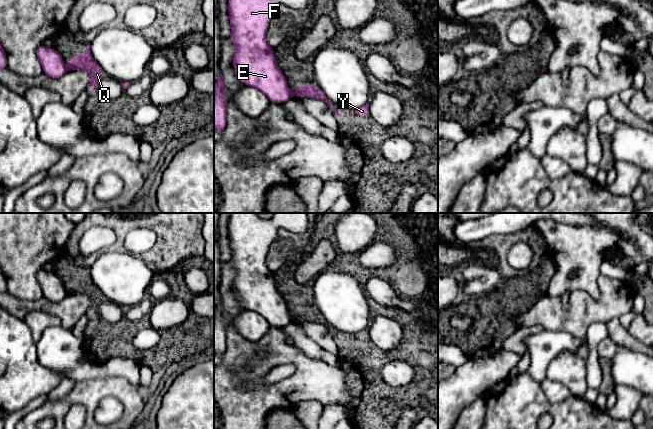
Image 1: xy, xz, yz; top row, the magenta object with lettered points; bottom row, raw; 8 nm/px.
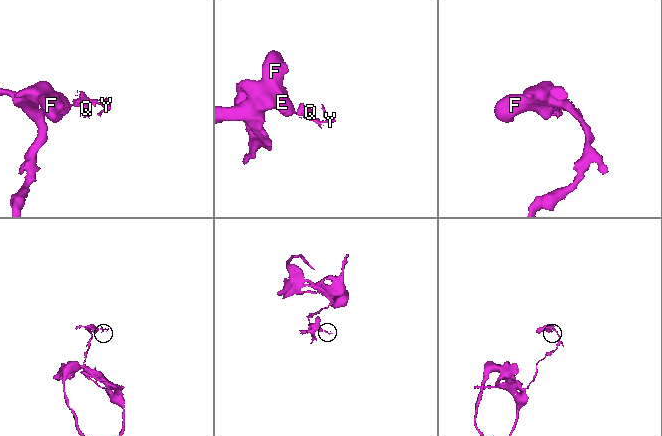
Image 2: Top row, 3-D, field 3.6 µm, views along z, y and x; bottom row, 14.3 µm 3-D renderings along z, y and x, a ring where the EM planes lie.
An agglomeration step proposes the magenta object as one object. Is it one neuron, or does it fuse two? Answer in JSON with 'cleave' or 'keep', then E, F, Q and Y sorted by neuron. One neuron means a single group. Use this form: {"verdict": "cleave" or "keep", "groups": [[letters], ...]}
{"verdict": "cleave", "groups": [["E", "F"], ["Q", "Y"]]}

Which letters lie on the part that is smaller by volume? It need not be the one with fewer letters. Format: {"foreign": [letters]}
{"foreign": ["Q", "Y"]}

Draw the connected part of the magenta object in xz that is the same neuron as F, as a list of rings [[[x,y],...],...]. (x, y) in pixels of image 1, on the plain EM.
[[[231,213],[229,262],[236,272],[232,289],[239,304],[260,314],[270,326],[283,327],[292,317],[276,287],[274,273],[266,265],[269,246],[279,238],[277,229],[272,220],[261,219],[258,213]]]

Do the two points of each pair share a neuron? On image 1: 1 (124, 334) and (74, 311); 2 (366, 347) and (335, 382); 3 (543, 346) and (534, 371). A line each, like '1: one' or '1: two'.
1: two
2: two
3: one

